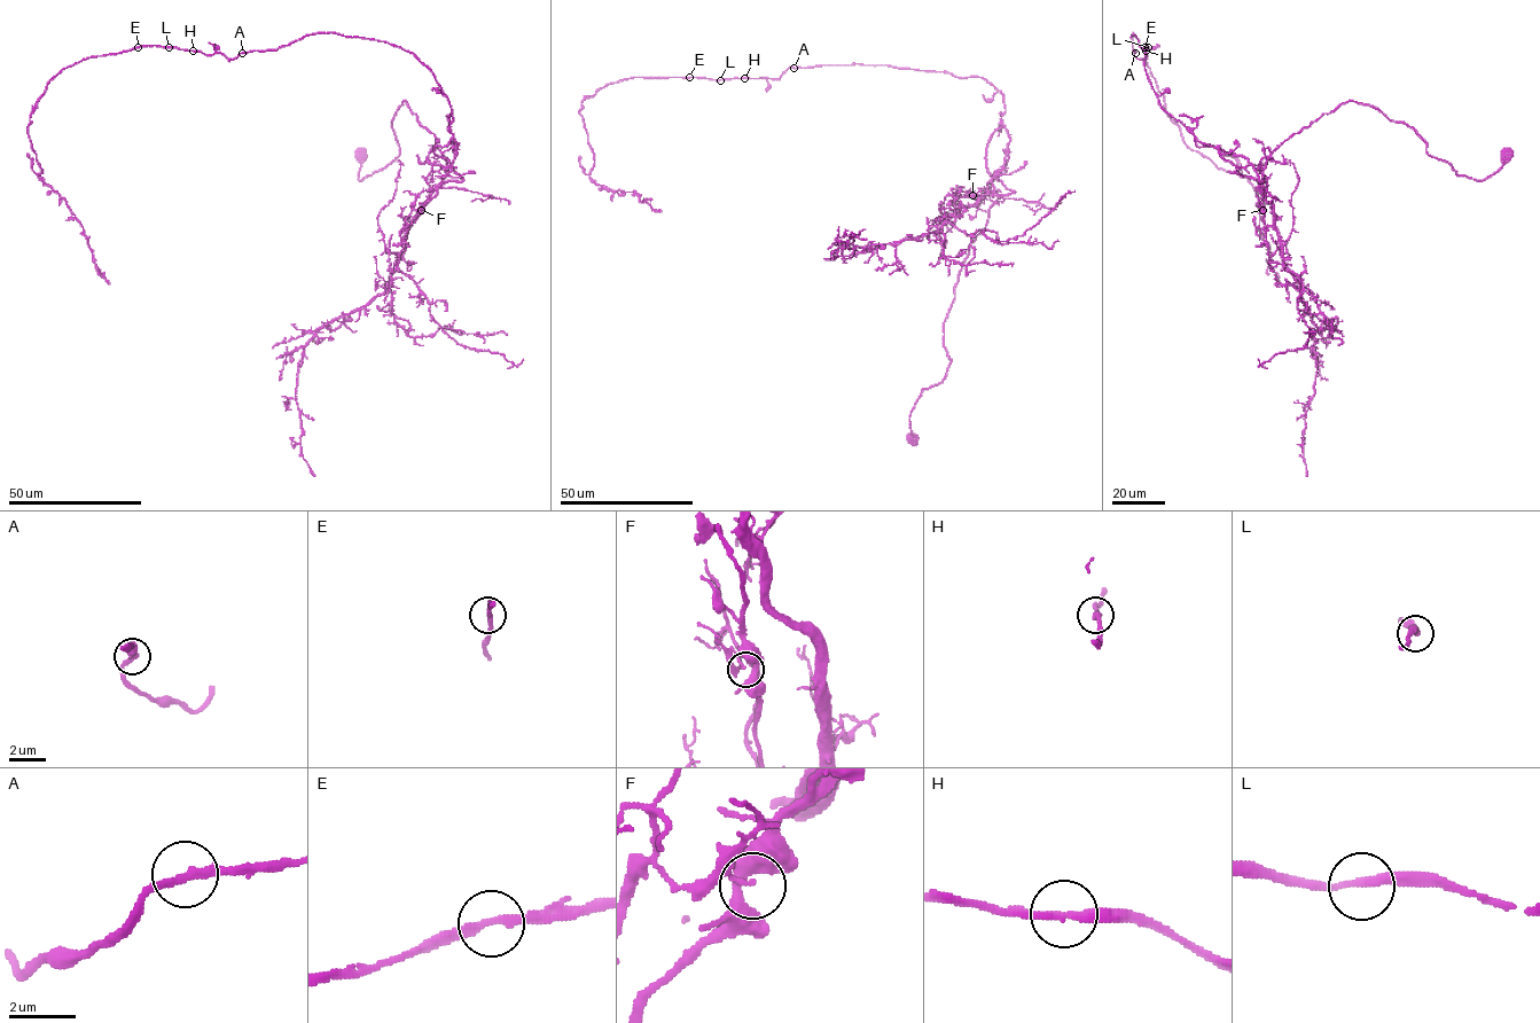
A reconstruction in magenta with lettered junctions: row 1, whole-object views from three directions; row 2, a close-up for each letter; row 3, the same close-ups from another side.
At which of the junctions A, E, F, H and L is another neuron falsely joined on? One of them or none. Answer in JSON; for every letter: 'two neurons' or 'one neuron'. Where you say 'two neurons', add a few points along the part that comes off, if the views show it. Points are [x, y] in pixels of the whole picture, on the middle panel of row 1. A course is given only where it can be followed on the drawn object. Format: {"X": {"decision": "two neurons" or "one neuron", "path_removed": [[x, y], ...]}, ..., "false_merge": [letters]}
{"A": {"decision": "one neuron"}, "E": {"decision": "one neuron"}, "F": {"decision": "one neuron"}, "H": {"decision": "one neuron"}, "L": {"decision": "one neuron"}, "false_merge": []}

